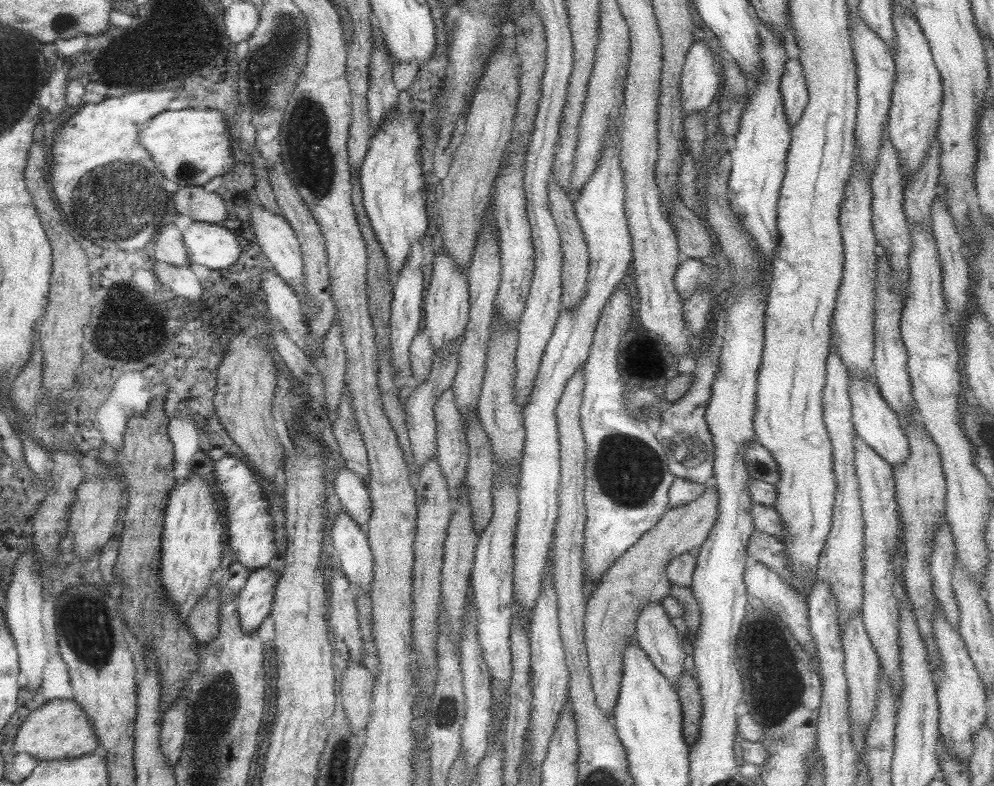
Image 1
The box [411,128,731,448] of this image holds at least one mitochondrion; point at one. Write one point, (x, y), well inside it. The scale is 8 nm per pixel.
(644, 409)

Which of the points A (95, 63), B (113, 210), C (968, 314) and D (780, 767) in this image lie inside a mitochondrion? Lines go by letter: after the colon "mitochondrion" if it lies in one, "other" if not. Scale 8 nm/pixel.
A: other
B: mitochondrion
C: other
D: other

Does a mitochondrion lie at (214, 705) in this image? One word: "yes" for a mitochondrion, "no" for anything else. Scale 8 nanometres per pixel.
yes

